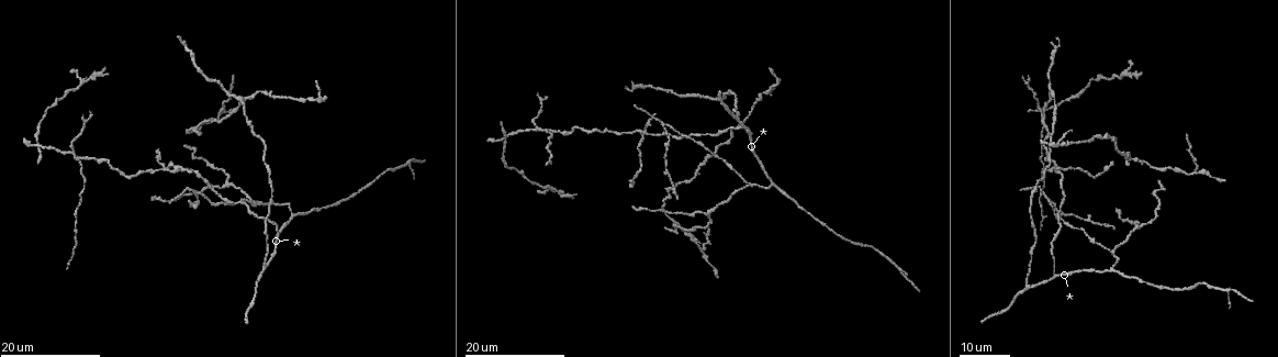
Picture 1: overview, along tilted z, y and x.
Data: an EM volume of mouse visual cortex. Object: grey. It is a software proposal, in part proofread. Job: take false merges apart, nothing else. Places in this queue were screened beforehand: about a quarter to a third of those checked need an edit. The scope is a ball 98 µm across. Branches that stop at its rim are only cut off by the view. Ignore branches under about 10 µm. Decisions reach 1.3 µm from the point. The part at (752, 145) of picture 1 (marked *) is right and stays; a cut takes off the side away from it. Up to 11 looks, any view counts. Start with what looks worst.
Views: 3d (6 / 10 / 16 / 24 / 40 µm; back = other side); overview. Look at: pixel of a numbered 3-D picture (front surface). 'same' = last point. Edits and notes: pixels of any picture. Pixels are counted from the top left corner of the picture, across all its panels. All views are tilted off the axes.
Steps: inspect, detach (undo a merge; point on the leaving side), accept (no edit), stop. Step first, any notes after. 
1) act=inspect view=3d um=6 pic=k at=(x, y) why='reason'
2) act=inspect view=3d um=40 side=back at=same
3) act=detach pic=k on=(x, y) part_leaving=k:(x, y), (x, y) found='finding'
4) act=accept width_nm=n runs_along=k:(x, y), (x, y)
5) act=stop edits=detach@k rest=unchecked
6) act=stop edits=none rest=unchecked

act=inspect view=3d um=16 pic=1 at=(1058, 169) why='four or more arms meet'

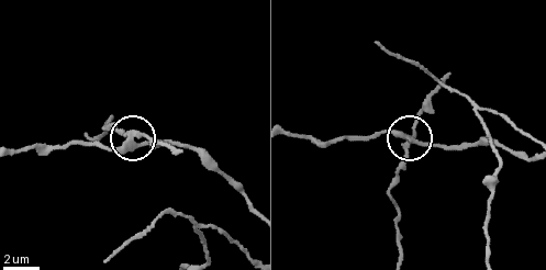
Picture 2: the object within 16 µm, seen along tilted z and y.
act=inspect view=3d um=6 pic=2 at=(129, 138) why='zoom in'

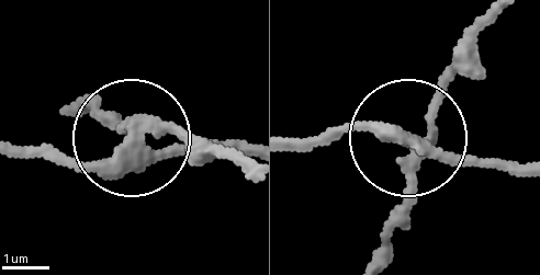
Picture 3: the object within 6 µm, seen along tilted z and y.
act=detach pic=3 on=(173, 126) arms=5 found='a second neuron is stuck on'

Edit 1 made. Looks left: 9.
act=inspect view=3d um=24 pic=1 at=(1111, 268) why='three arms meet'

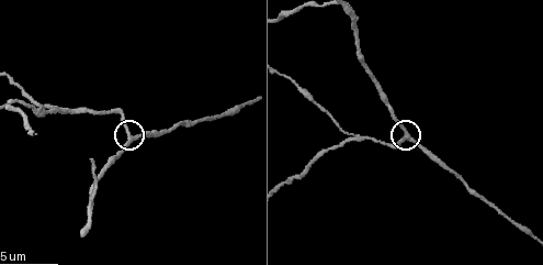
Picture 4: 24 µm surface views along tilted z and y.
act=inspect view=3d um=10 pic=4 at=(410, 137)

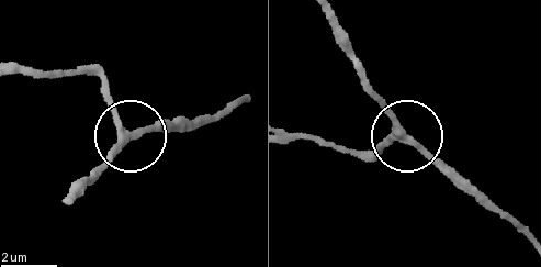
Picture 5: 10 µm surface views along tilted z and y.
act=accept arms=3 runs_along=5:(67, 197), (136, 135), (177, 119) found='all the same neuron'

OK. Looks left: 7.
act=inspect view=3d um=16 pic=1 at=(1046, 199) why='three-way junction'

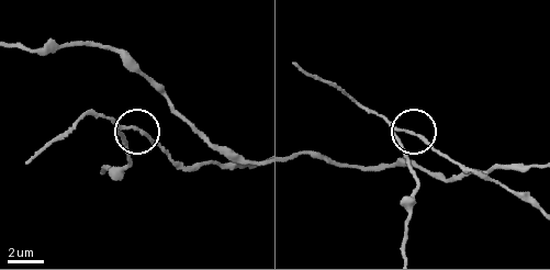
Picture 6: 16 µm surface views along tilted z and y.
act=inspect view=3d um=6 pic=6 at=(133, 129) why='closer look'

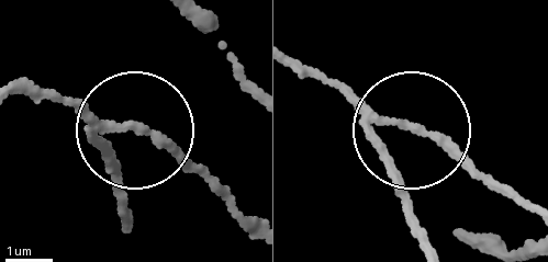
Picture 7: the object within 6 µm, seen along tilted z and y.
act=detach pic=7 on=(388, 173) arms=3 found='two neurons meet here'

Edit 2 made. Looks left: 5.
act=inspect view=3d um=16 pic=1 at=(225, 184) why='a fork'

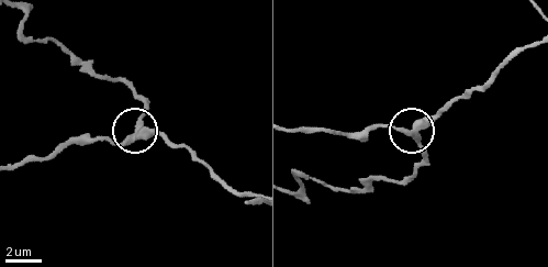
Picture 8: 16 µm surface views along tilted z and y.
act=inspect view=3d um=6 pic=8 at=(418, 134)

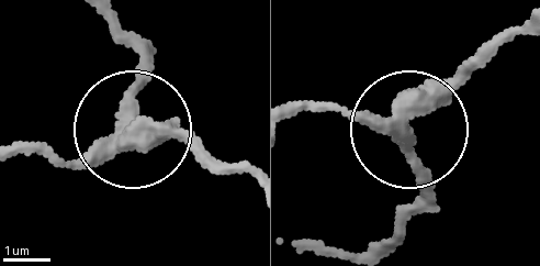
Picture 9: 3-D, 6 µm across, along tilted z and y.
act=accept width_nm=300 runs_along=9:(528, 19), (408, 125), (373, 128), (308, 103) found='continuous, no second neuron'

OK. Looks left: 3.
act=inspect view=3d um=10 pic=4 at=(89, 205)

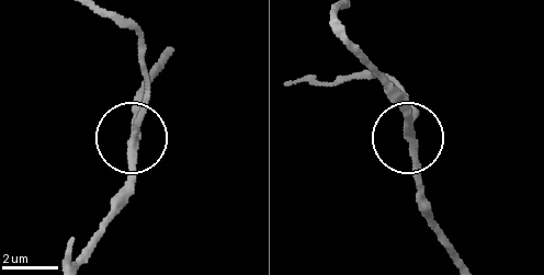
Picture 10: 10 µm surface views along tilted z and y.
act=accept width_nm=240 runs_along=10:(418, 178), (418, 153), (399, 104) found='all the same neuron'

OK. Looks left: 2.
act=stop edits=detach@3,detach@7 rest=unchecked

